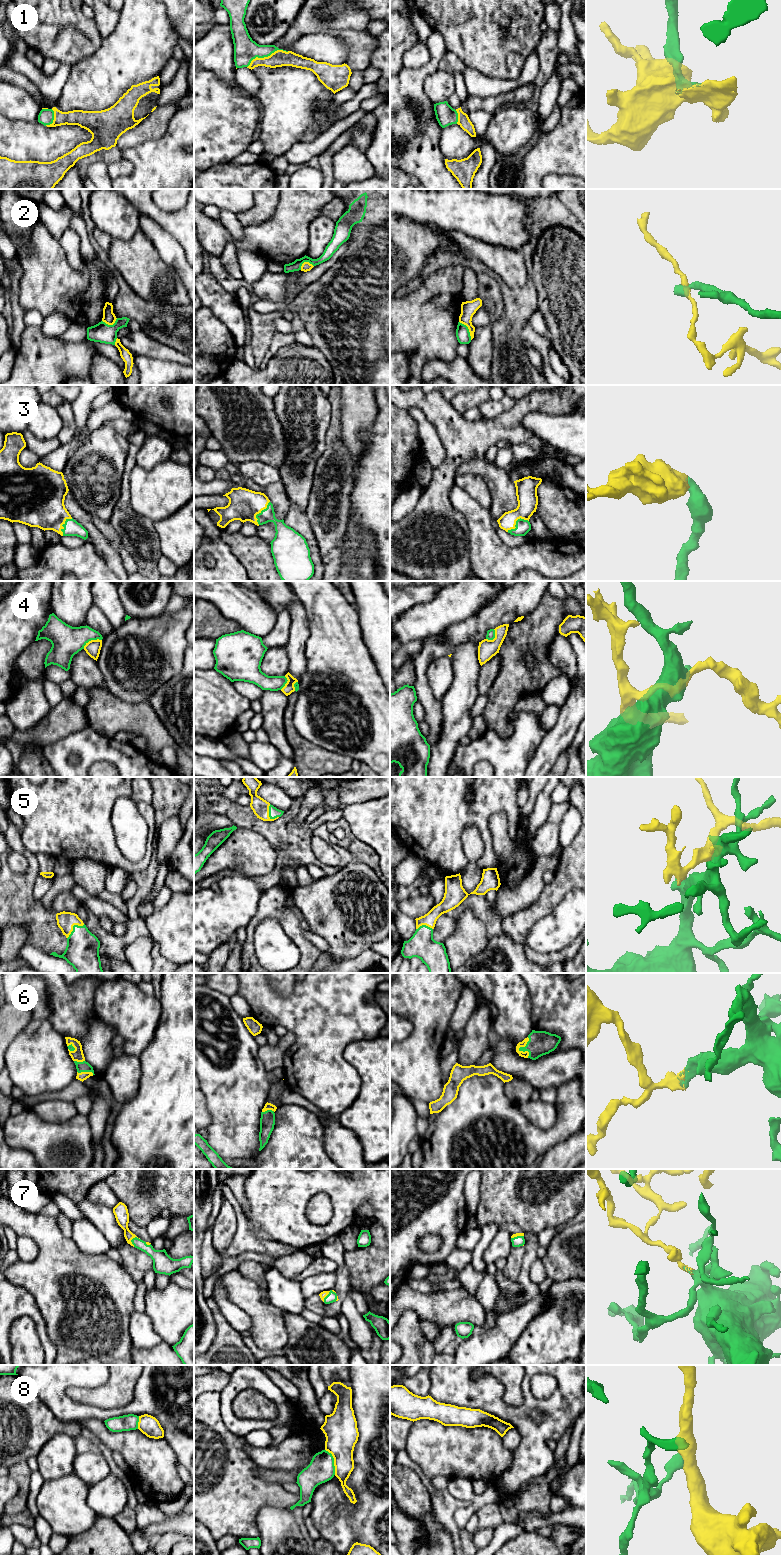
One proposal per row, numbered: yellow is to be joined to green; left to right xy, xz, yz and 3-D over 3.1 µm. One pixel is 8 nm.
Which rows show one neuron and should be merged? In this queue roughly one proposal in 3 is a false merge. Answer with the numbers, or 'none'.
1, 3, 5, 6, 7

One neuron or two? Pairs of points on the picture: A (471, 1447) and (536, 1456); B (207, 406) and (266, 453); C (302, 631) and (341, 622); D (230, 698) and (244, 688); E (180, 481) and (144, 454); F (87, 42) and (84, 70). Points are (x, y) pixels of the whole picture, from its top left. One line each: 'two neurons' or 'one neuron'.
A: two neurons
B: one neuron
C: two neurons
D: two neurons
E: two neurons
F: two neurons

